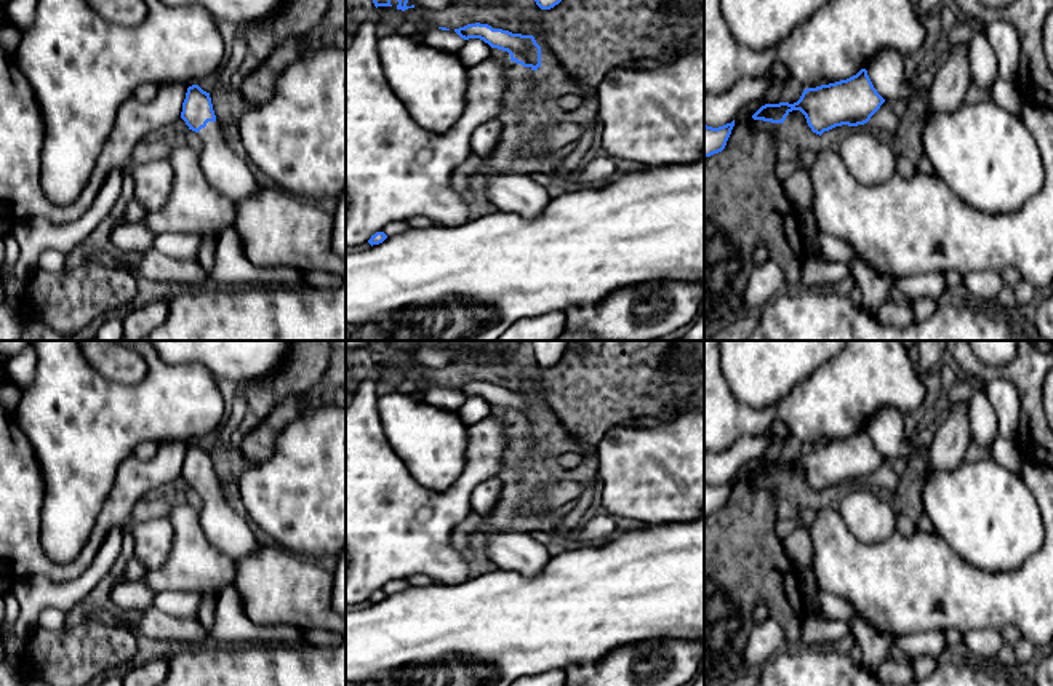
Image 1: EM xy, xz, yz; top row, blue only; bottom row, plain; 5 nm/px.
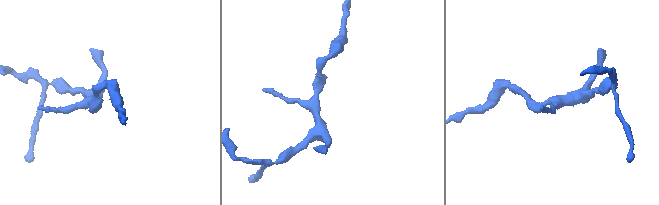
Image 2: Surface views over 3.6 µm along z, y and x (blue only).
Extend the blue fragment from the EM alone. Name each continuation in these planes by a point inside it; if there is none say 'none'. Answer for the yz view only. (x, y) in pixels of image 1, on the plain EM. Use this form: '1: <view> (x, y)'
none

